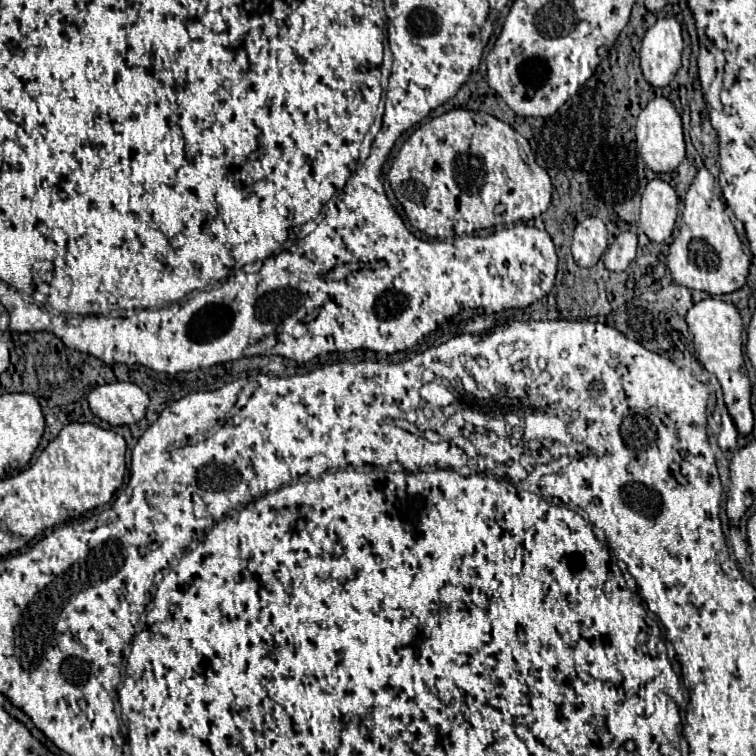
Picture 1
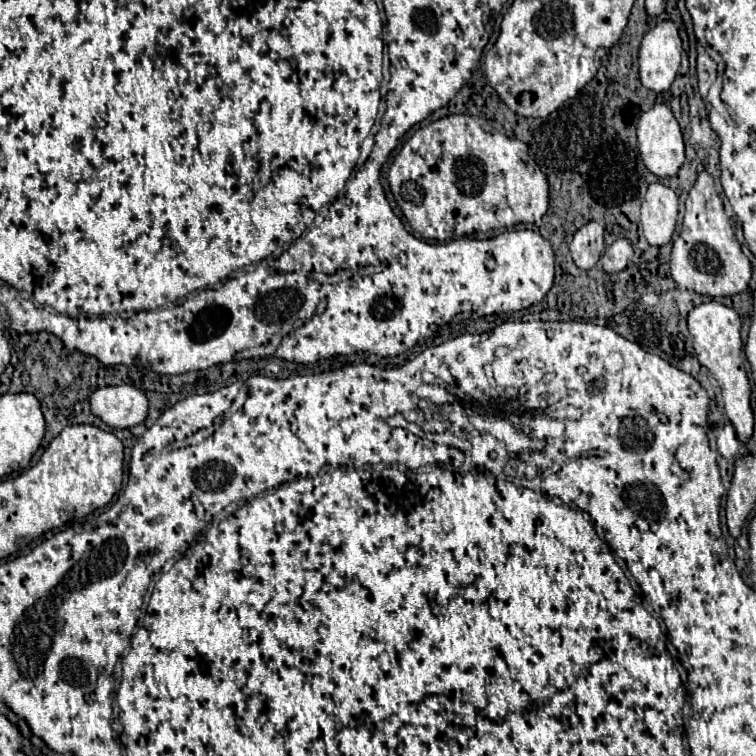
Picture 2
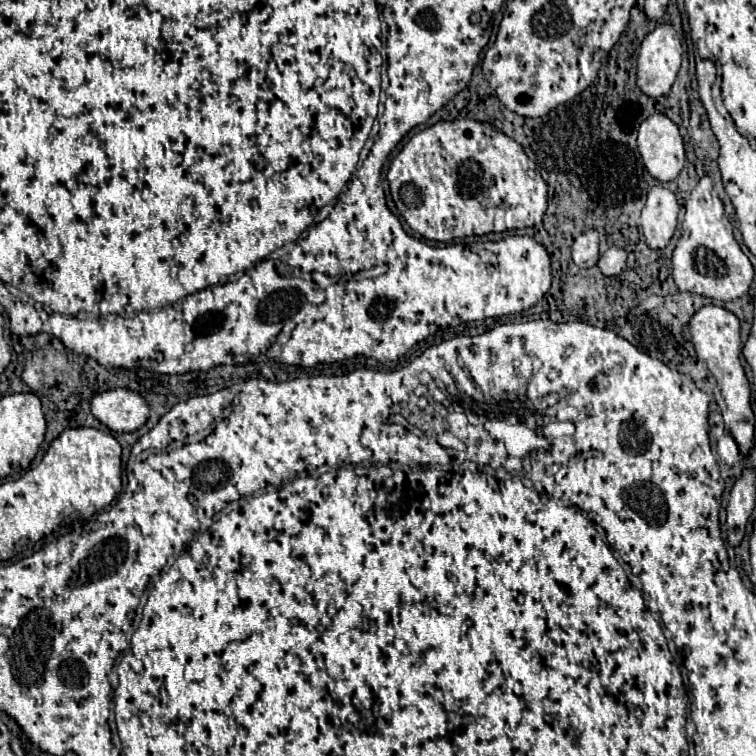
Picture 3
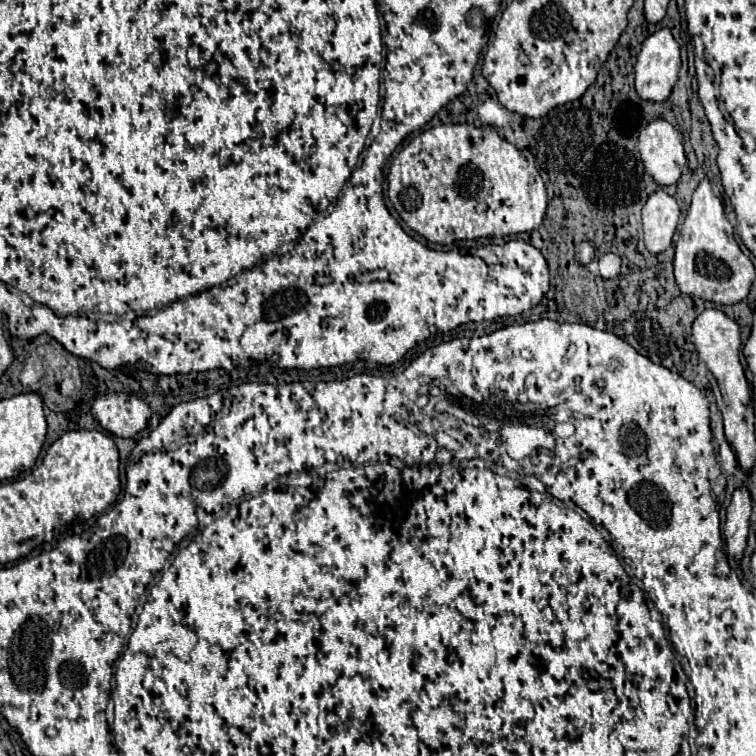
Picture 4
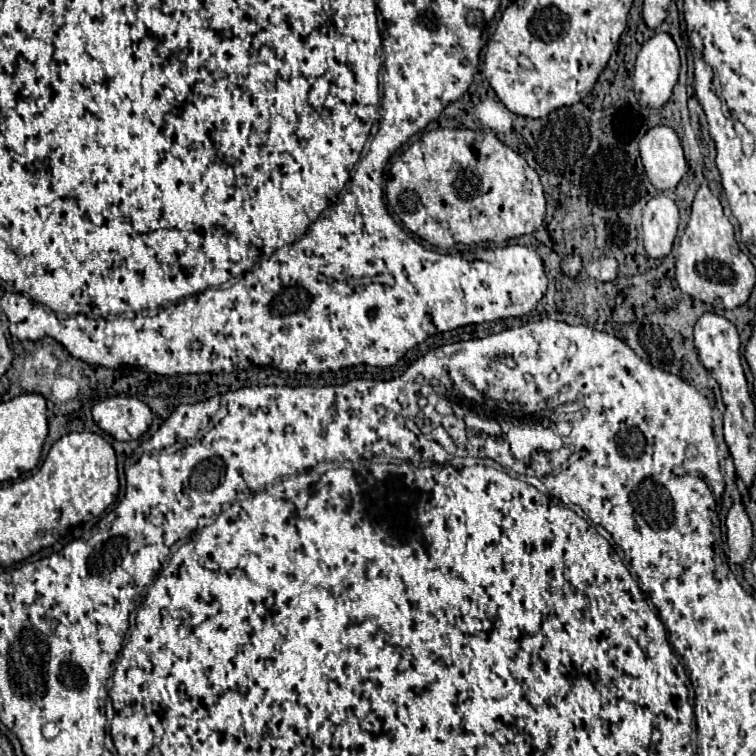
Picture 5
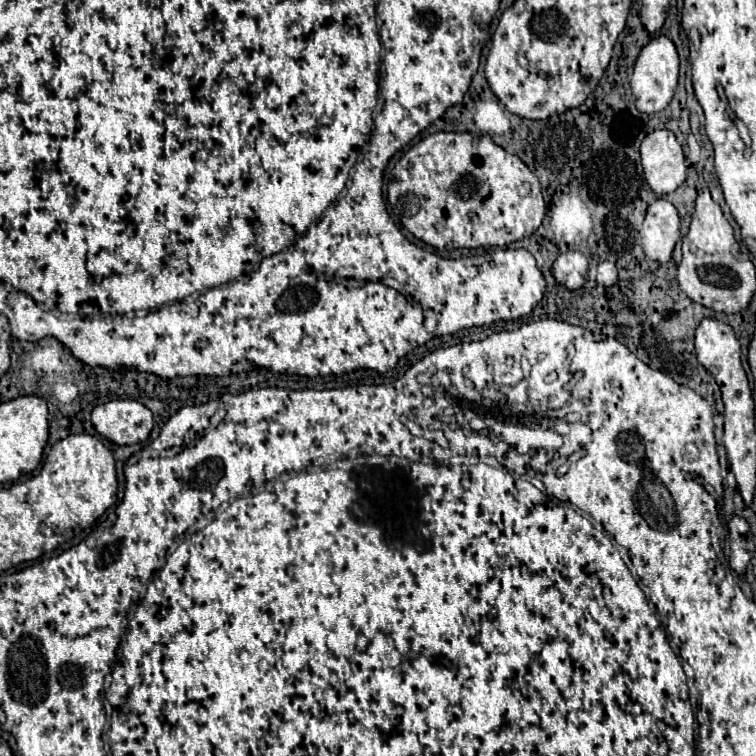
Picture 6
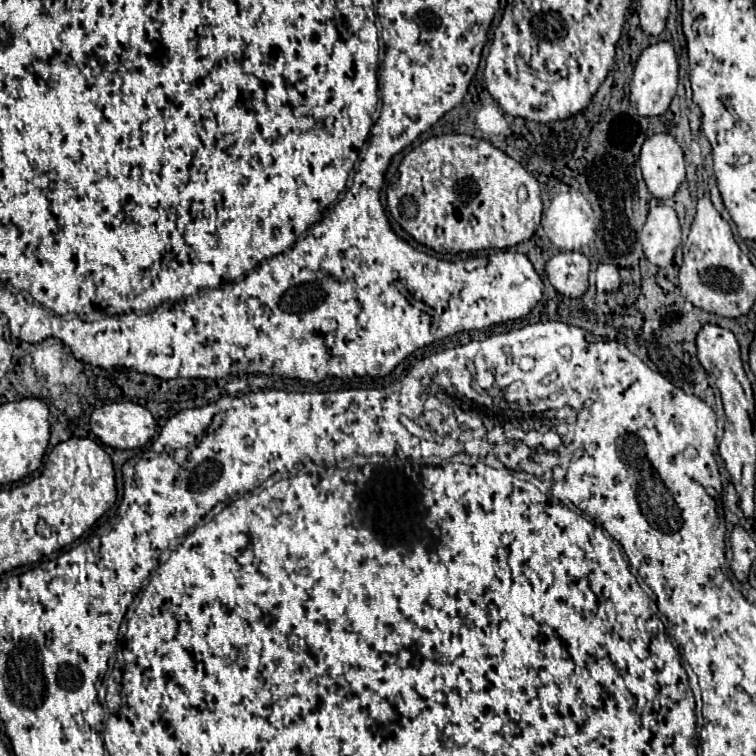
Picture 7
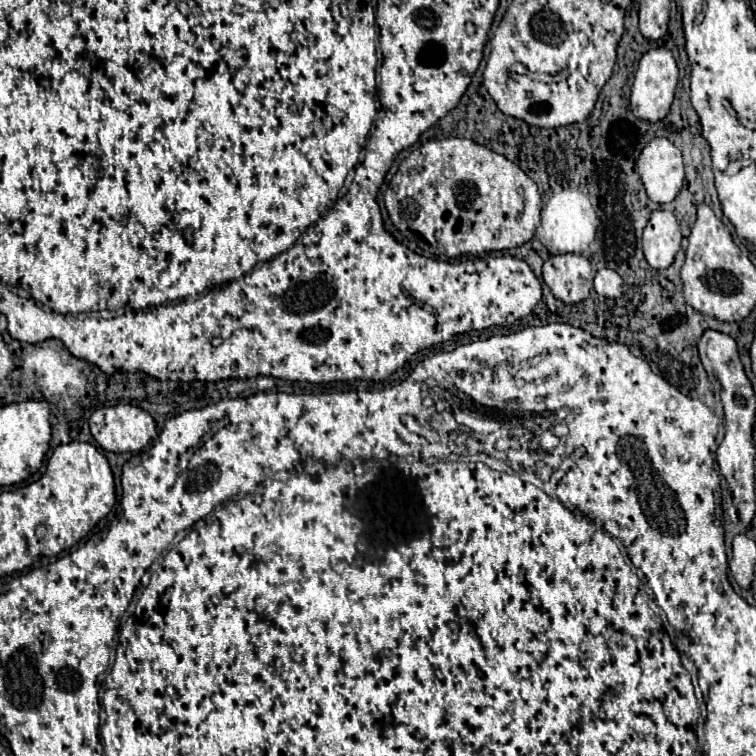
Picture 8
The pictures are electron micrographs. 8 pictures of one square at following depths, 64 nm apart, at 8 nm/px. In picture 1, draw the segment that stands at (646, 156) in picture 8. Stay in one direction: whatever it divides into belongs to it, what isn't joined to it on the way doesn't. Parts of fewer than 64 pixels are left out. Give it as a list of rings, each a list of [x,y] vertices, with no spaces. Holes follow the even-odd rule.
[[[658,96],[648,102],[648,106],[640,112],[636,122],[636,146],[650,170],[656,174],[660,172],[672,172],[678,168],[678,164],[684,160],[684,134],[682,134],[682,118],[676,112],[676,106],[672,100]]]

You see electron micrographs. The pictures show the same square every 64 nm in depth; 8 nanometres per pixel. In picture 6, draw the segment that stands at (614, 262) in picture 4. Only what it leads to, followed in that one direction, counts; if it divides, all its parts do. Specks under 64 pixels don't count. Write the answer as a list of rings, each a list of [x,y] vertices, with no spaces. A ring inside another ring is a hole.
[[[600,262],[598,264],[598,276],[596,276],[596,282],[600,286],[612,286],[618,282],[618,276],[616,276],[616,266],[612,262]]]

